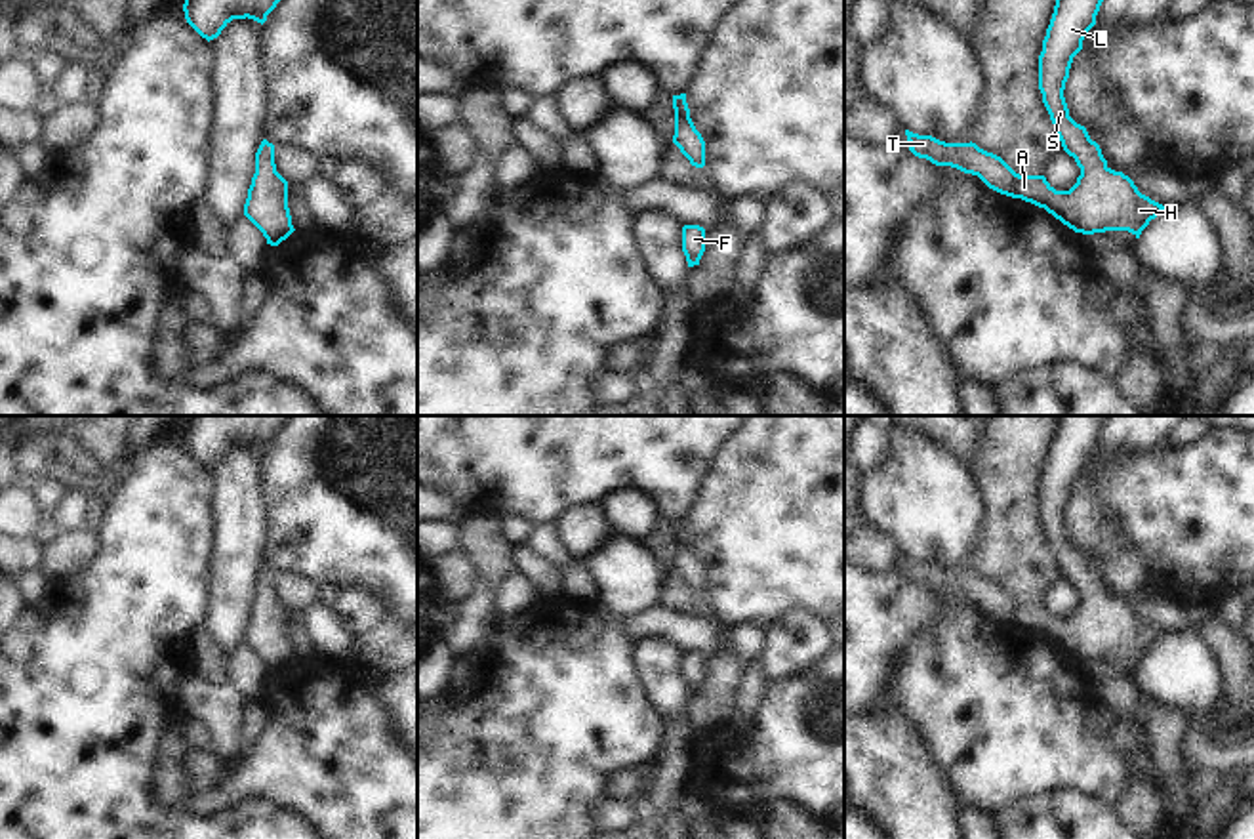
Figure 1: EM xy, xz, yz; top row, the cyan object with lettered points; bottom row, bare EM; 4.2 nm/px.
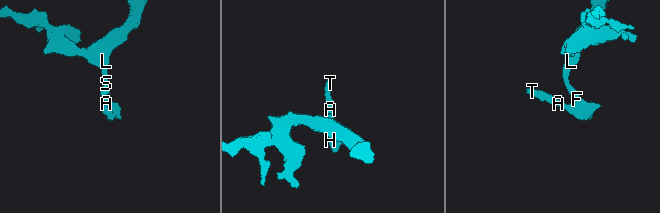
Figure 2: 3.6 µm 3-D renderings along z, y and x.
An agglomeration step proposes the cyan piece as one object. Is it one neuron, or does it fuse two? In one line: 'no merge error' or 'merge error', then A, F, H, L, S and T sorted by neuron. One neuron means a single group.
no merge error | A F H L S T

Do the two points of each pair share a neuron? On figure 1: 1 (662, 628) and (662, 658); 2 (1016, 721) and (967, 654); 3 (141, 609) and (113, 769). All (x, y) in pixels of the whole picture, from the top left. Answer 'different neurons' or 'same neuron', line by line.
1: different neurons
2: same neuron
3: same neuron

